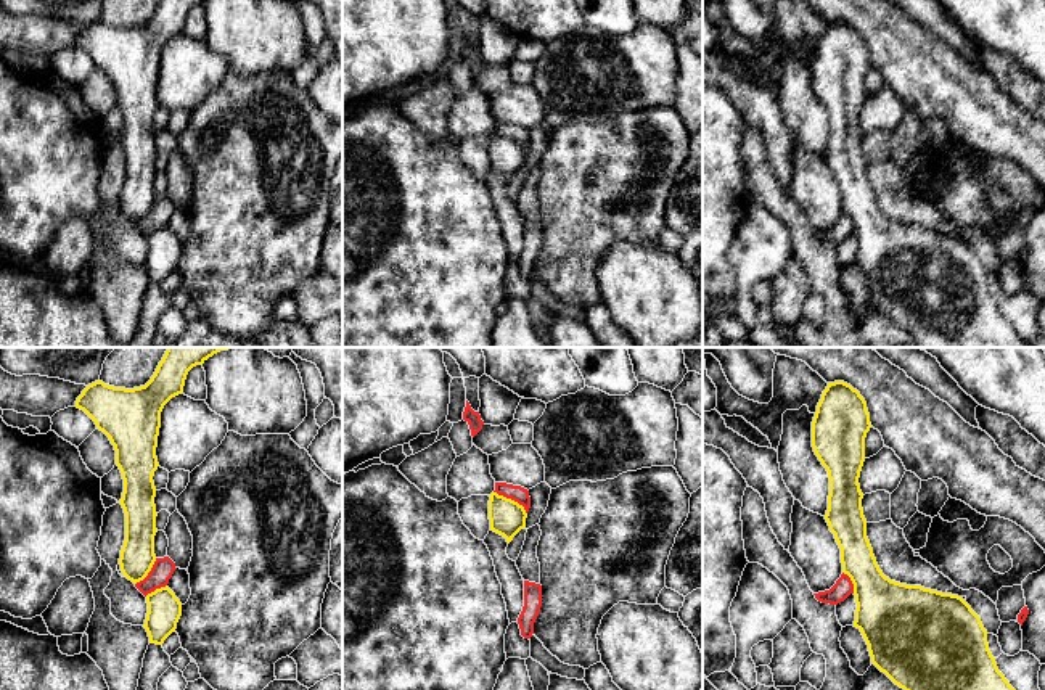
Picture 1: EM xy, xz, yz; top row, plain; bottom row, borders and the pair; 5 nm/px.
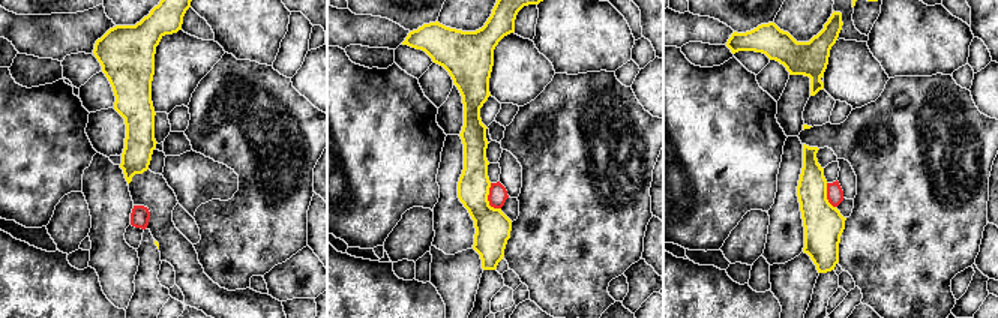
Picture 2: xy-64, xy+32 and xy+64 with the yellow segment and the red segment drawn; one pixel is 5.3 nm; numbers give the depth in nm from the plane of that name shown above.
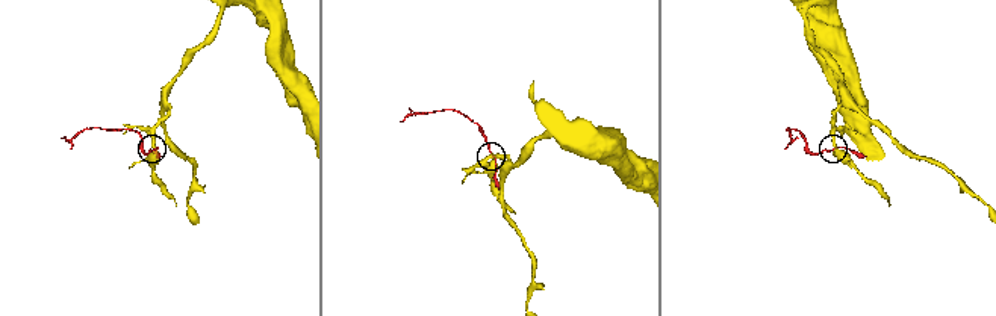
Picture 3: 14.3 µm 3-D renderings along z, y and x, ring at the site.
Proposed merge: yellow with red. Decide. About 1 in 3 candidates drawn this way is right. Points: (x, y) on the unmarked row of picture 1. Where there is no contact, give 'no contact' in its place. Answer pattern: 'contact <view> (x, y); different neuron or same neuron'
contact xz (510, 139); different neuron

